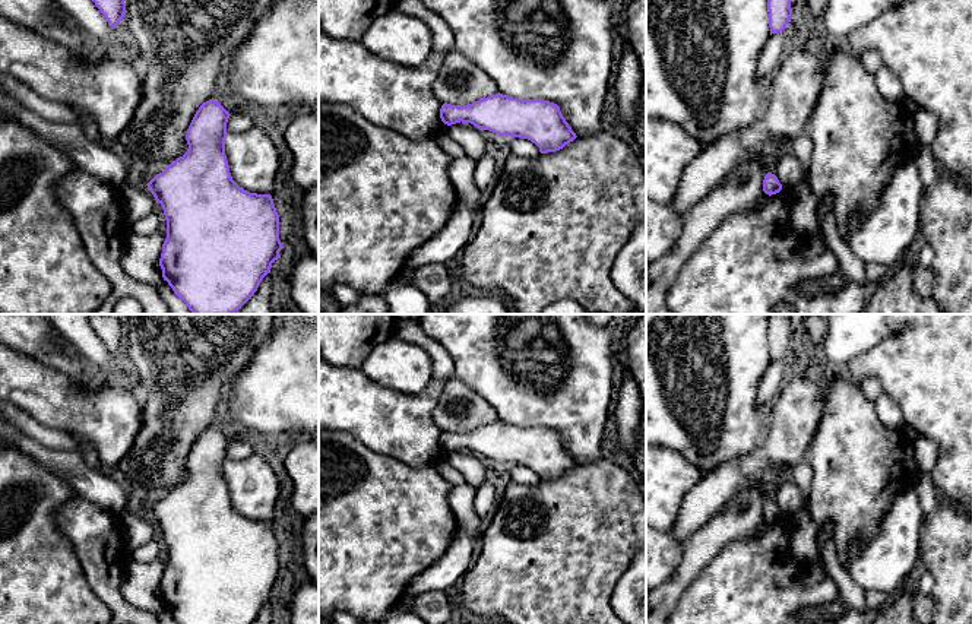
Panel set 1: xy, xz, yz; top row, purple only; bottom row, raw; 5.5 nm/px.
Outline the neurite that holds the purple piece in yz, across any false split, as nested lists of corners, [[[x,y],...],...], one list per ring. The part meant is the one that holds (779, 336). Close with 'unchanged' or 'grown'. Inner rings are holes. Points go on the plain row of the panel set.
[[[770,314],[767,320],[767,338],[770,362],[782,359],[794,343],[789,317]]]; unchanged

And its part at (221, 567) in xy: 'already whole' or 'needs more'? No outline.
already whole

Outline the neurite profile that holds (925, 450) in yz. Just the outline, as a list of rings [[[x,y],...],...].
[[[912,434],[912,443],[918,469],[930,473],[938,456],[937,443],[919,434]]]

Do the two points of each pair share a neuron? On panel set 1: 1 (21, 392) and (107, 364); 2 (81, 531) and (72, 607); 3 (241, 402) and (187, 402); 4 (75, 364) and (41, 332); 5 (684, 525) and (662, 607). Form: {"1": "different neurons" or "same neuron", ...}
{"1": "different neurons", "2": "different neurons", "3": "different neurons", "4": "same neuron", "5": "different neurons"}

